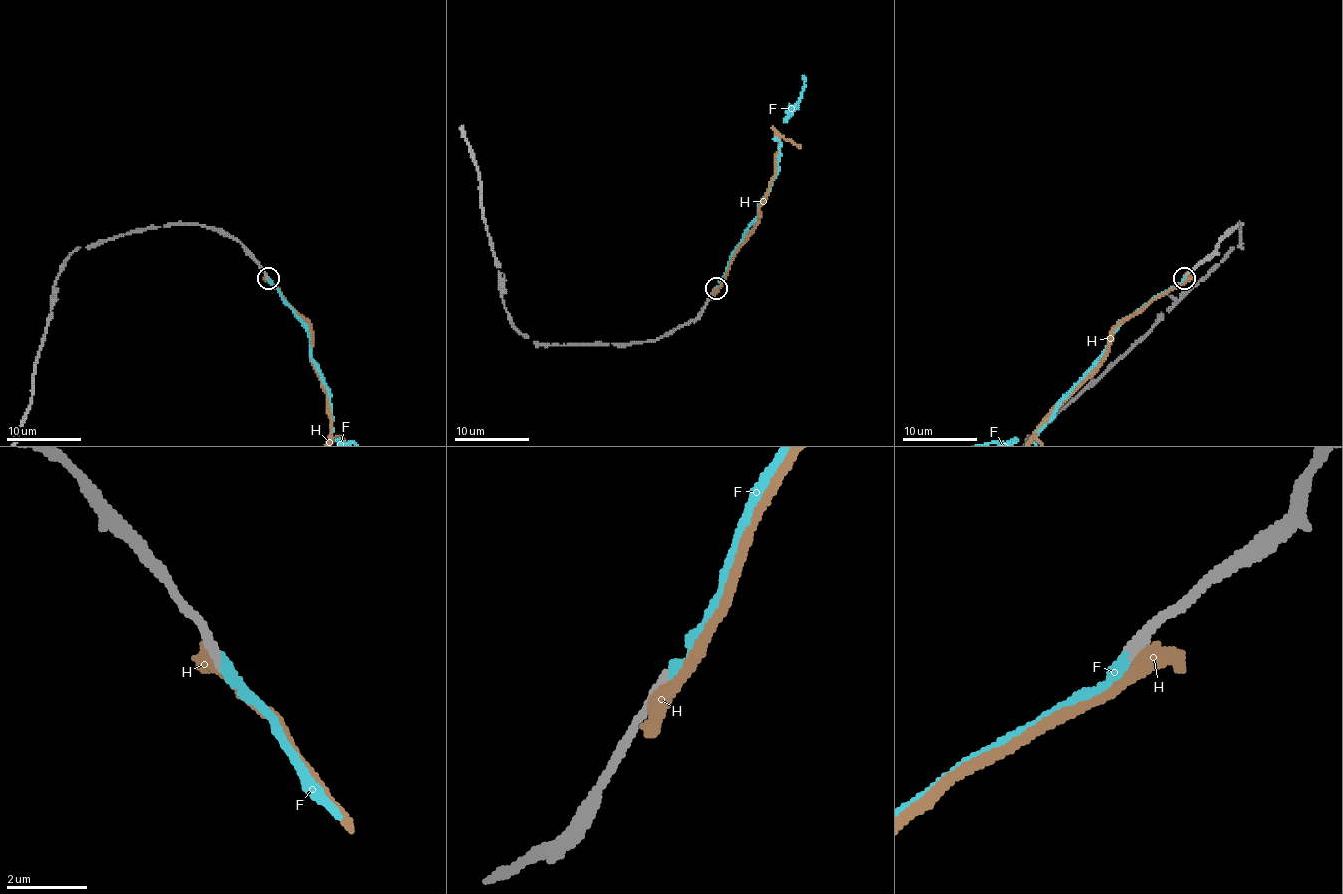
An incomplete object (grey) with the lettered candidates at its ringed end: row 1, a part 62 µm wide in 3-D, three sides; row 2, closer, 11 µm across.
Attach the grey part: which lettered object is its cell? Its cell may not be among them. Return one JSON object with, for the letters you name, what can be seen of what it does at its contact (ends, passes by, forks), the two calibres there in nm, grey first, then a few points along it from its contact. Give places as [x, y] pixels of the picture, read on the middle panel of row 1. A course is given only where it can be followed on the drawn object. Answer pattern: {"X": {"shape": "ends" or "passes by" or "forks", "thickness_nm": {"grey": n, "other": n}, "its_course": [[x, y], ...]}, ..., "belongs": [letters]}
{"F": {"shape": "ends", "thickness_nm": {"grey": 280, "other": 320}}, "belongs": ["F"]}

